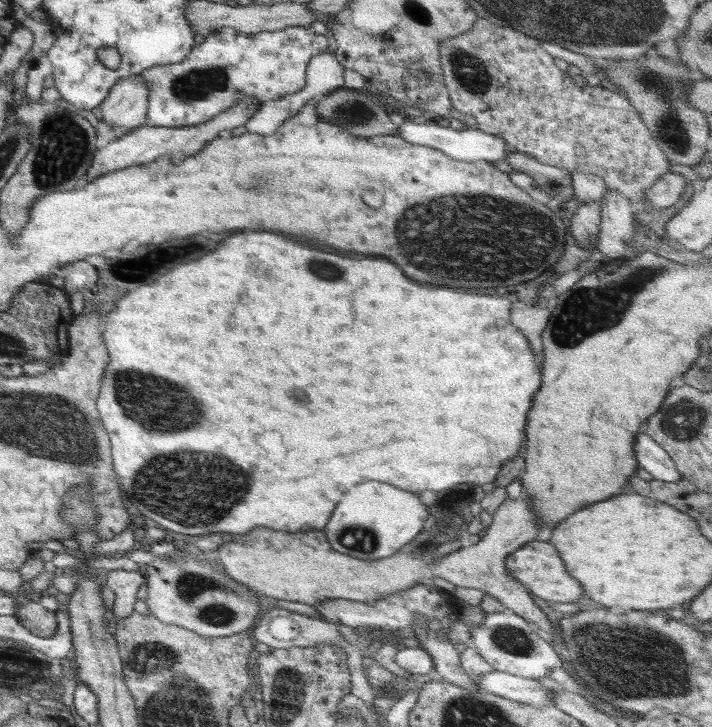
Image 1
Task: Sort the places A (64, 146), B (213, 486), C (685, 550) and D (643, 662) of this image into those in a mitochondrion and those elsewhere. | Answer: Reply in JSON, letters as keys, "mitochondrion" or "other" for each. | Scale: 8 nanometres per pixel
{"A":"mitochondrion","B":"mitochondrion","C":"other","D":"mitochondrion"}

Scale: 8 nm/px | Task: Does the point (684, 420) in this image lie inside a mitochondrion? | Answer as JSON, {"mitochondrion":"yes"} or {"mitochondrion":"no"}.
{"mitochondrion":"yes"}

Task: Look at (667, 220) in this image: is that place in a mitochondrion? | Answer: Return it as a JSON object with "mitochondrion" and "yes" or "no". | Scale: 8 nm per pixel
{"mitochondrion":"no"}

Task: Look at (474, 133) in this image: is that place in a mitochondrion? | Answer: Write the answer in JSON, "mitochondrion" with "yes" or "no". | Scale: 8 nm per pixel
{"mitochondrion":"no"}

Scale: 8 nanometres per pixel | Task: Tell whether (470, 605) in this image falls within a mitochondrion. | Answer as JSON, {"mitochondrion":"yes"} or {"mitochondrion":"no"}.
{"mitochondrion":"no"}

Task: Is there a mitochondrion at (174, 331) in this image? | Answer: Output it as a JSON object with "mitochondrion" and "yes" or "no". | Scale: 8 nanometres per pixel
{"mitochondrion":"no"}

